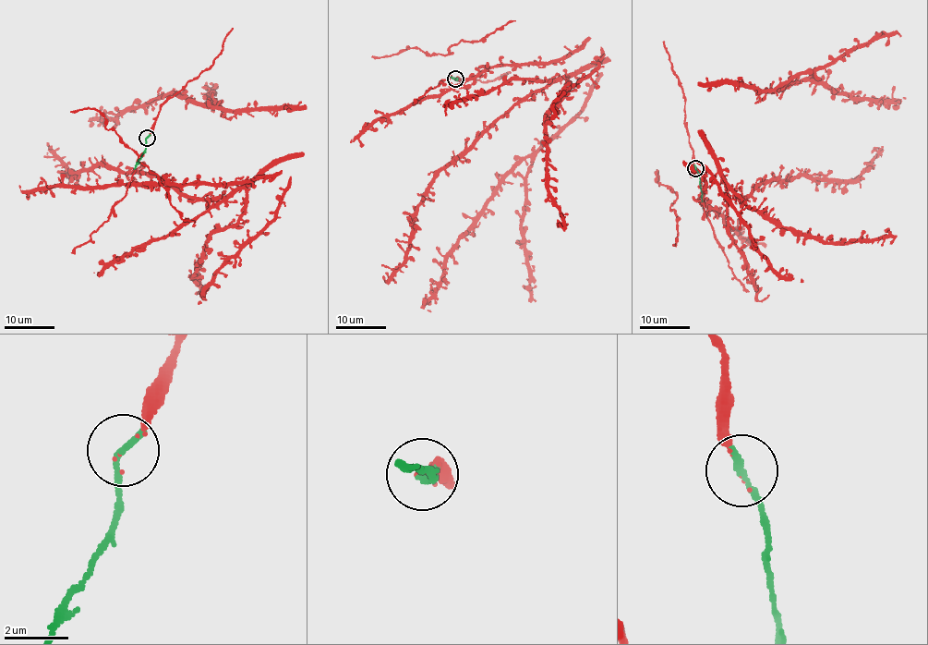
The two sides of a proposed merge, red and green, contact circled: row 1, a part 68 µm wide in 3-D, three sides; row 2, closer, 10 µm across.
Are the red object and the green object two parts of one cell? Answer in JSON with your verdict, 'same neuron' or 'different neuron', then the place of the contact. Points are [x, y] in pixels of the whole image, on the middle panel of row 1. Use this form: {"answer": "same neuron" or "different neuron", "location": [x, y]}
{"answer": "same neuron", "location": [455, 79]}

